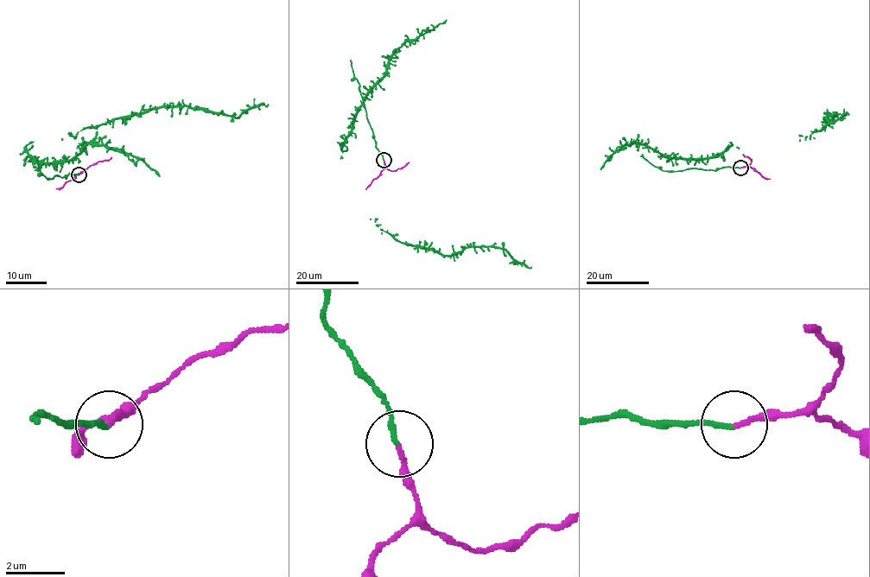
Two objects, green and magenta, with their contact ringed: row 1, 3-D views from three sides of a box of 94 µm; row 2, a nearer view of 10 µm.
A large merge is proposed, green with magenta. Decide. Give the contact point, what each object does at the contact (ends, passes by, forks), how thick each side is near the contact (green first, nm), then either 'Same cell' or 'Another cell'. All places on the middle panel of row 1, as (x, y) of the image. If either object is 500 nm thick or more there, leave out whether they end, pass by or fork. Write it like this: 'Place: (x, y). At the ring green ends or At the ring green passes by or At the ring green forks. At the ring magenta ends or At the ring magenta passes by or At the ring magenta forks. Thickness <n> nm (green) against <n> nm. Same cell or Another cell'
Place: (384, 160). At the ring green ends. At the ring magenta ends. Thickness 150 nm (green) against 150 nm. Same cell

